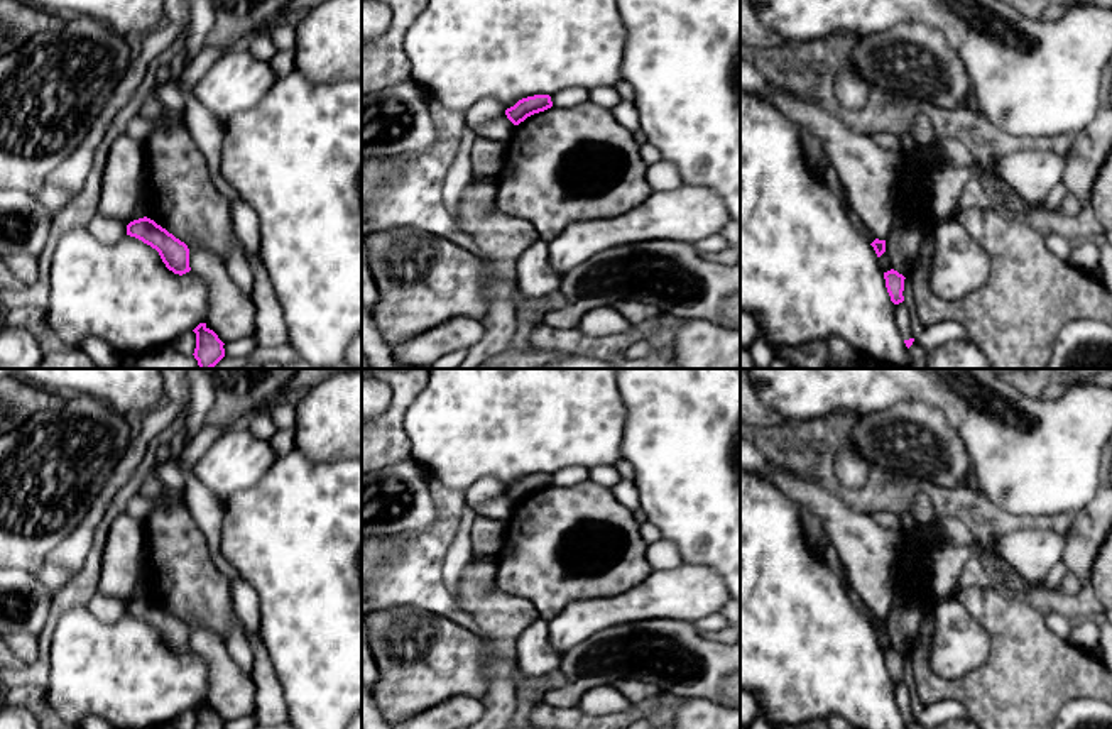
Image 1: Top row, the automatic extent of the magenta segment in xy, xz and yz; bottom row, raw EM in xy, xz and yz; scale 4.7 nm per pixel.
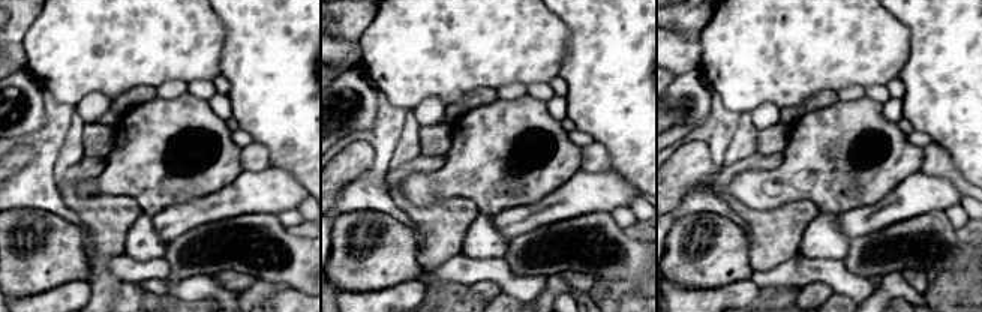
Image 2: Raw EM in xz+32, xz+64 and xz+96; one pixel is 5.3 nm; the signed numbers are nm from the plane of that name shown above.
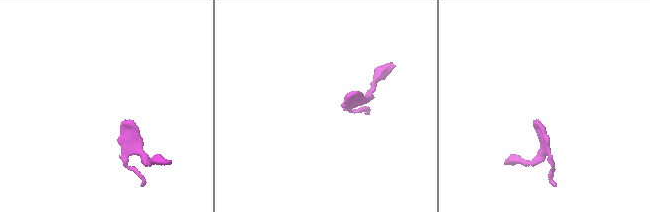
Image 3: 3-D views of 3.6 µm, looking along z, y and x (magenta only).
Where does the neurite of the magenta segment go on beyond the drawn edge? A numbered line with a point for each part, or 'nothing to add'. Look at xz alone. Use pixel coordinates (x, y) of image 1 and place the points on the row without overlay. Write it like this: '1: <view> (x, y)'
nothing to add

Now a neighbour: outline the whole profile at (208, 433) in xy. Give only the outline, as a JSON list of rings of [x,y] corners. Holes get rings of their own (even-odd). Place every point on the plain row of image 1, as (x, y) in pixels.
[[[204,425],[191,441],[183,448],[183,452],[174,458],[177,465],[193,470],[196,462],[211,447],[211,443],[221,435],[221,430],[215,425]]]

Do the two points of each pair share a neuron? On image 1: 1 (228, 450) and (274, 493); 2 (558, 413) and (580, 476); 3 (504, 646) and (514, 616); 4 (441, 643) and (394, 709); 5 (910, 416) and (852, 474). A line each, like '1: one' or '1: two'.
1: two
2: two
3: one
4: one
5: two

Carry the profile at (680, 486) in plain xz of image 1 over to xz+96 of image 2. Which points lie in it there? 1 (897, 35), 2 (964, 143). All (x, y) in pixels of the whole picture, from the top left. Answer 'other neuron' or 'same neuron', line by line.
1: other neuron
2: same neuron

